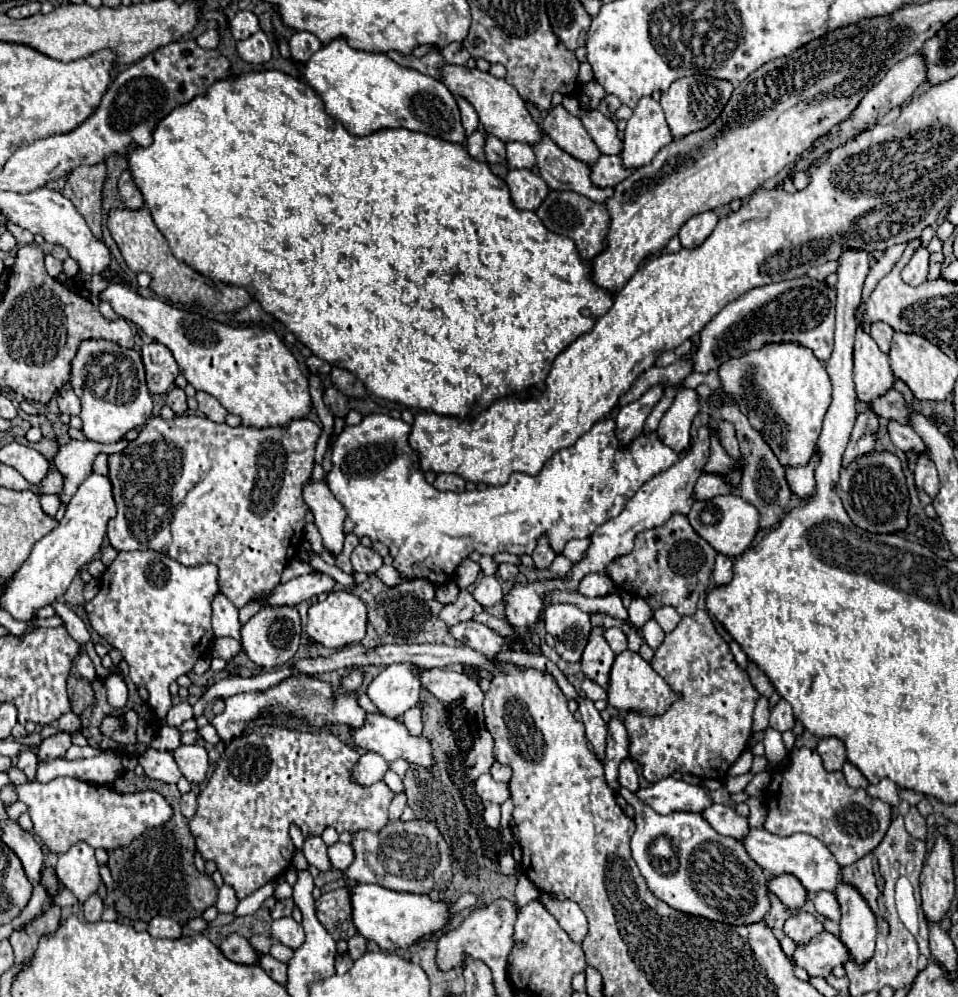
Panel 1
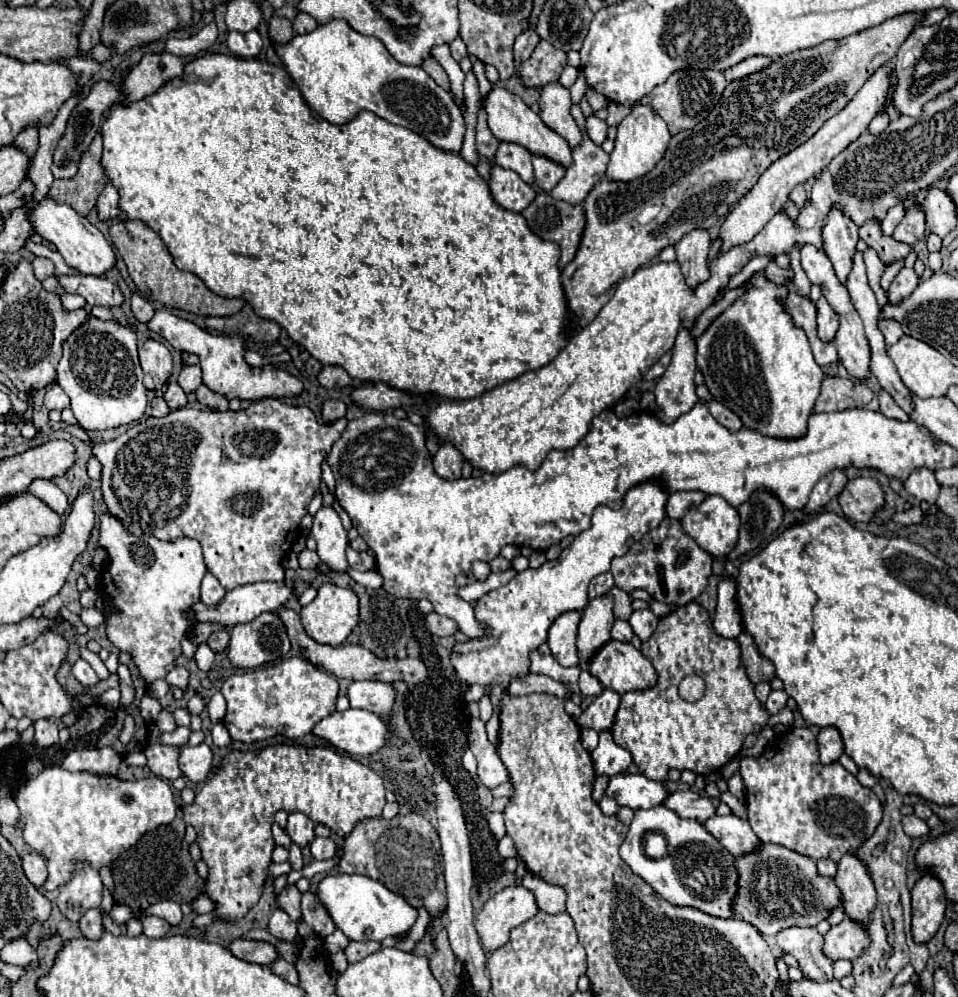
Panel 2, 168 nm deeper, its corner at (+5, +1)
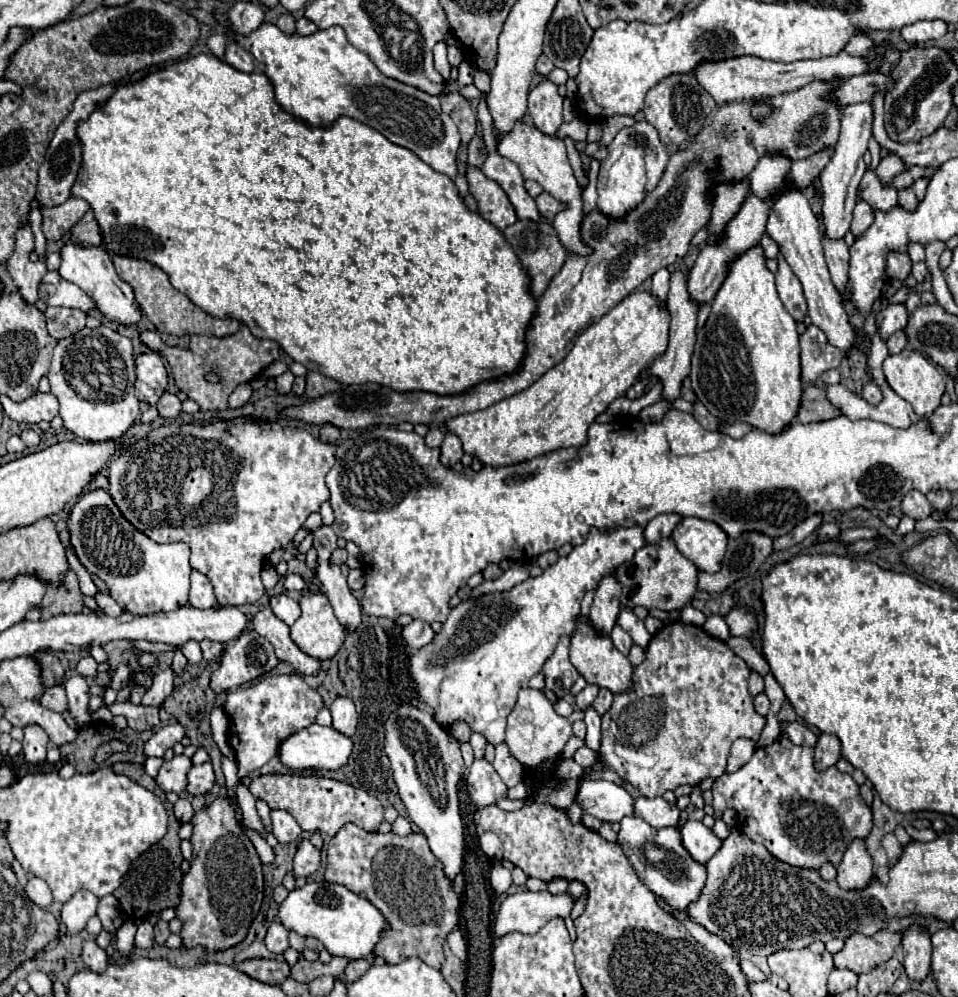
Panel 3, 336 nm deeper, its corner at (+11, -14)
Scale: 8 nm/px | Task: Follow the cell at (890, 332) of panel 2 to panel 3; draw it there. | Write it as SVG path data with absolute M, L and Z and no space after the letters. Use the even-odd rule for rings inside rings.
M895 332L889 340L887 340L887 346L889 346L889 352L891 354L899 354L907 344L907 336L905 332Z

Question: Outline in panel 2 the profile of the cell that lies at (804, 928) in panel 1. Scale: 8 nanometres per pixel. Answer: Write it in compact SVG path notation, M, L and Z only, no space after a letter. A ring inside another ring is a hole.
M793 927L777 933L777 945L799 961L799 967L813 981L833 979L833 961L821 953L823 935L817 927Z

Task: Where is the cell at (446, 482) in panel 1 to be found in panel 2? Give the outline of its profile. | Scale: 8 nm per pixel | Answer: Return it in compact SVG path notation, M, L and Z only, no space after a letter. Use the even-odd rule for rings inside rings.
M443 443L437 455L433 457L435 473L447 481L455 481L461 477L461 465L463 465L461 453L453 445L447 445L447 443Z

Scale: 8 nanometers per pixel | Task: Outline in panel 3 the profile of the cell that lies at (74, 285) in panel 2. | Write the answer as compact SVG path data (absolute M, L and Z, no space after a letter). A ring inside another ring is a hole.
M47 272L39 284L39 298L49 306L79 308L83 312L95 308L95 302L75 284L63 280L59 272Z

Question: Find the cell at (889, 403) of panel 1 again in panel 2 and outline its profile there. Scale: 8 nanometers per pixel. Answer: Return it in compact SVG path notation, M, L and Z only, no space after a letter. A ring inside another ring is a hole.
M825 377L821 395L815 403L815 413L863 409L871 403L871 399L873 391L865 383L855 383L841 377Z

